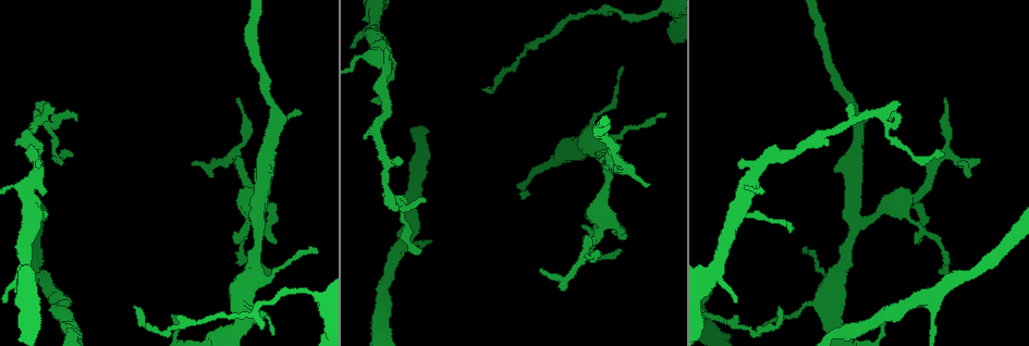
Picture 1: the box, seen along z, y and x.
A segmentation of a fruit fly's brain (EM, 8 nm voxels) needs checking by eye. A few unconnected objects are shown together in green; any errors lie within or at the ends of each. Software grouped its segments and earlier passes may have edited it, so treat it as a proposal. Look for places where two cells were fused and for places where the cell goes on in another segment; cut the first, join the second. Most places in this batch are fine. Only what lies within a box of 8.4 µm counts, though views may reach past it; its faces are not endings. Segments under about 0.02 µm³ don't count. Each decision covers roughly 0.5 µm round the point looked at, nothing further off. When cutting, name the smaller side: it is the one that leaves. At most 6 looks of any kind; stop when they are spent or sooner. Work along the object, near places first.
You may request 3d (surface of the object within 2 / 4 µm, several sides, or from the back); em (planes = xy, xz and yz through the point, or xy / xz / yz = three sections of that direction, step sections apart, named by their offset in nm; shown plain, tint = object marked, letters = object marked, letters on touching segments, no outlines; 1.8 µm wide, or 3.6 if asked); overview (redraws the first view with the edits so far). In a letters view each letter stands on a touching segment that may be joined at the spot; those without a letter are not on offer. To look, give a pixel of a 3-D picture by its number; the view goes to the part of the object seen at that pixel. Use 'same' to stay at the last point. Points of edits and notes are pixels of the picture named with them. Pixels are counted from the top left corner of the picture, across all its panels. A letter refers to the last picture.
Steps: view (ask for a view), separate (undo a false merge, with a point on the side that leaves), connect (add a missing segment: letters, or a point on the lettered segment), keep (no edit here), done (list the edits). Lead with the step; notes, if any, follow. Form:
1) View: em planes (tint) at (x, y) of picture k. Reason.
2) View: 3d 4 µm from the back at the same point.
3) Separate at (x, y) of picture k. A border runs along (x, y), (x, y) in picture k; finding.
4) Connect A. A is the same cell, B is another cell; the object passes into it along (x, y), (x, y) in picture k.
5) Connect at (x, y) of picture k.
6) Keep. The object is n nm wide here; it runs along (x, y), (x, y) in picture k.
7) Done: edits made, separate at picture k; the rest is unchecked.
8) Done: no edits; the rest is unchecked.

View: em planes (letters) at (521, 199) of picture 1. Thin end.

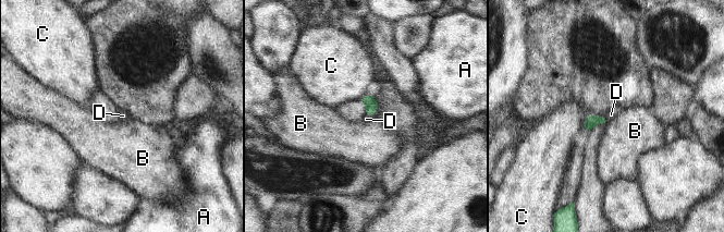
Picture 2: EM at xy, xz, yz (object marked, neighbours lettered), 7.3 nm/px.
Connect D. D is the same cell, A, B and C are other cells; the object passes into it along (591, 121), (606, 119), (615, 111) in picture 2; the cell continues.

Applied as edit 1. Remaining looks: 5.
View: overview.

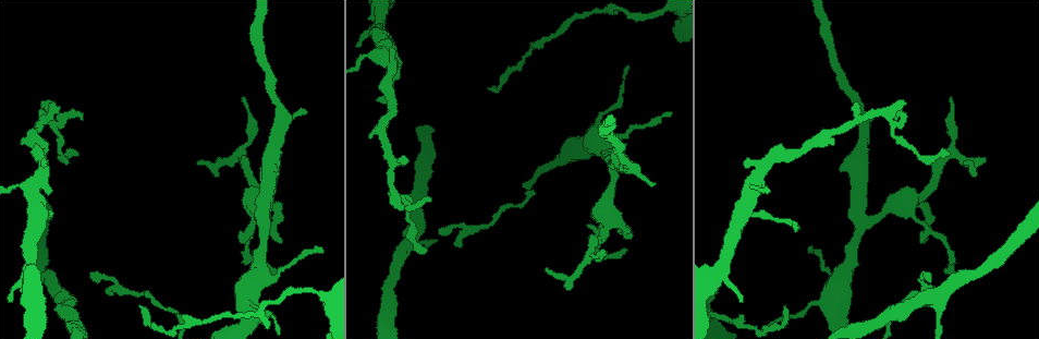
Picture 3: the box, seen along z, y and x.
View: em yz step 16 (letters) at (946, 150) of picture 3. An open end.

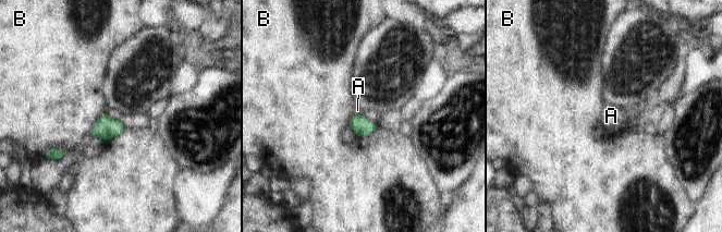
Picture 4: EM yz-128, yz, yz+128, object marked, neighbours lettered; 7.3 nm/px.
View: em planes (letters) at the same point.

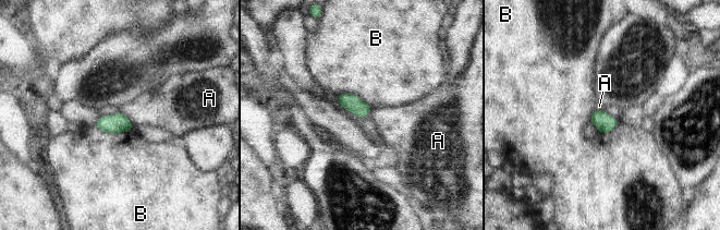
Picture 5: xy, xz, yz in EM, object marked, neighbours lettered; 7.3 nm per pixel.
Keep. The longest contact is with B, 300 nm; A and B are other cells; a border runs along (121, 112), (129, 119), (133, 128) in picture 5; no lettered segment goes on from it.

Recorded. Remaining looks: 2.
View: em planes (letters) at (241, 98) of picture 3. Branch stops here.

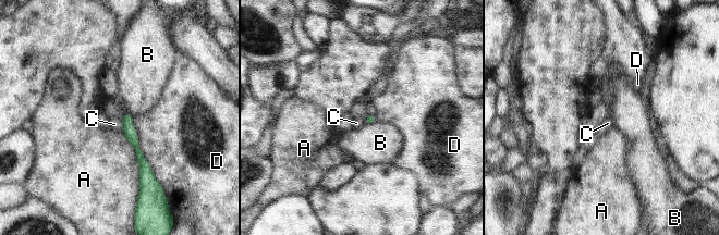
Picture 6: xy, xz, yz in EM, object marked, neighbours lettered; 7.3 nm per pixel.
Keep. The longest contact is with D, 550 nm; A, B, C and D are other cells; no lettered segment goes on from it.

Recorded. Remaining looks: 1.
Done: edits made, connect at picture 2; the rest is unchecked.

